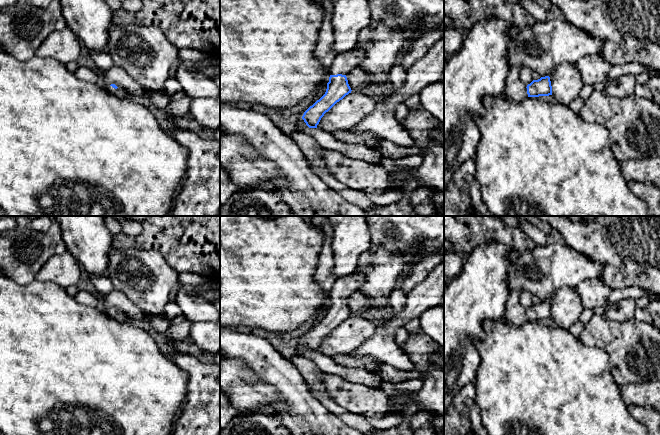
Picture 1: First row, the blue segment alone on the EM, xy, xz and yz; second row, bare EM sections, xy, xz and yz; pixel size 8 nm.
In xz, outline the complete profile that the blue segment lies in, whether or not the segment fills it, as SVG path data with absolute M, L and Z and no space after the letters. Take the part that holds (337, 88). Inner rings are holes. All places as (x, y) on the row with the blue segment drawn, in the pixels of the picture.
M361 47L336 55L330 68L330 77L325 94L310 106L302 116L309 128L317 128L324 114L351 93L352 90L346 75L359 67L364 56L365 51Z

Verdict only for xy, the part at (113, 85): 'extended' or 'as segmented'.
extended

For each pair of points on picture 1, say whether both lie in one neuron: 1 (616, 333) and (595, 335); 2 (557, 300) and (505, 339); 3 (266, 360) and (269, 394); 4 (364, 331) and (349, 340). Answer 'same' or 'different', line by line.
1: same
2: different
3: different
4: same

